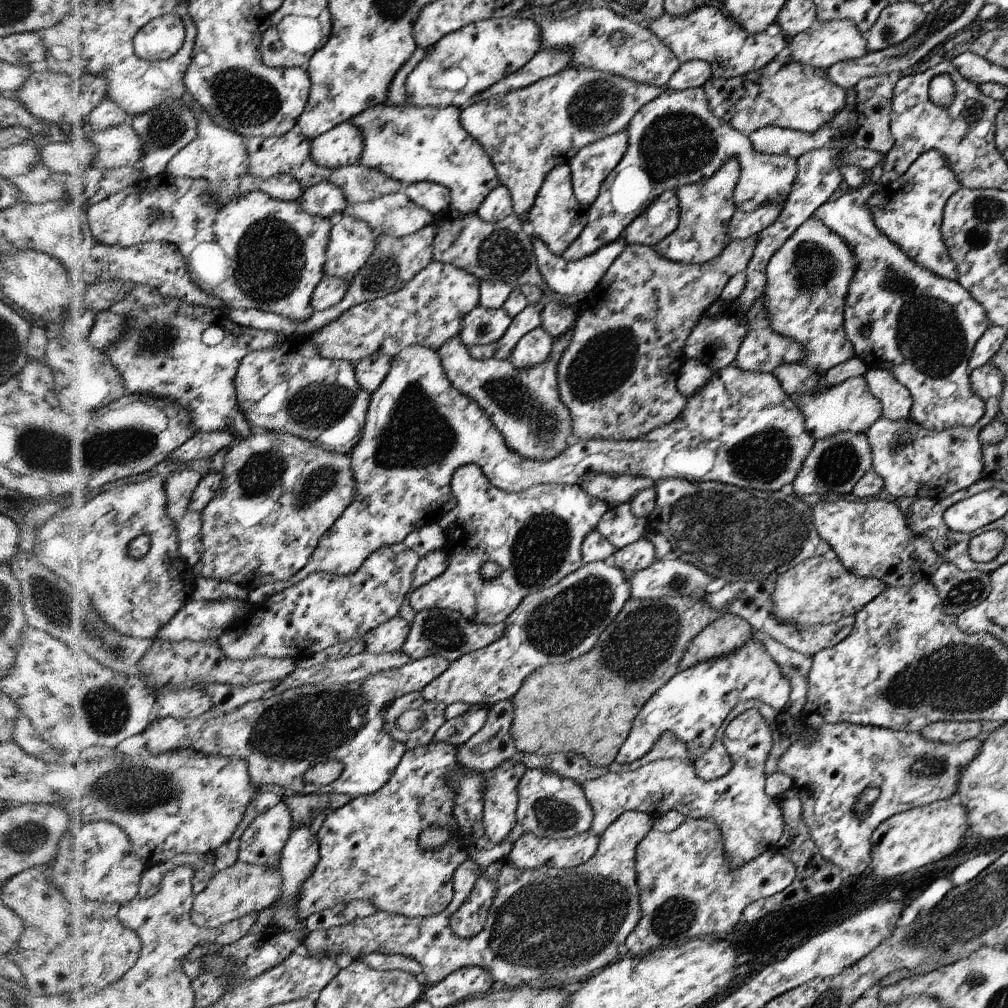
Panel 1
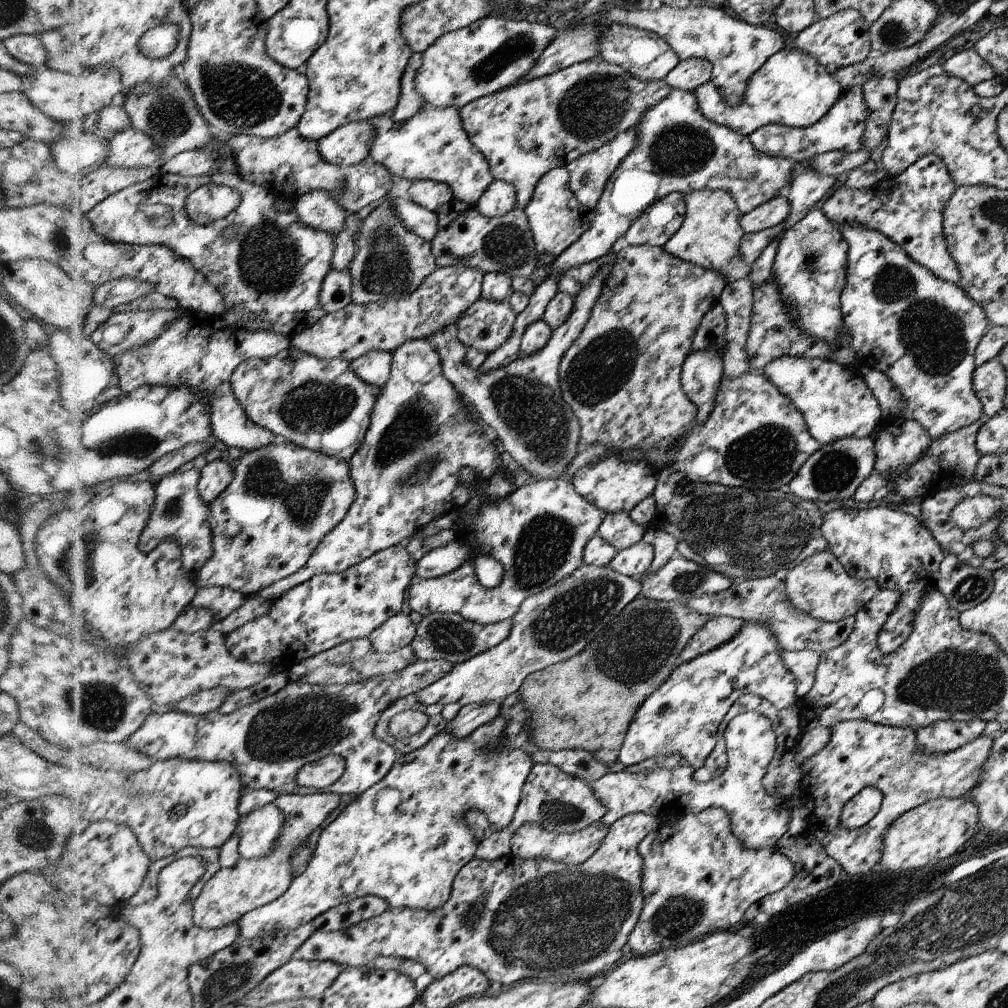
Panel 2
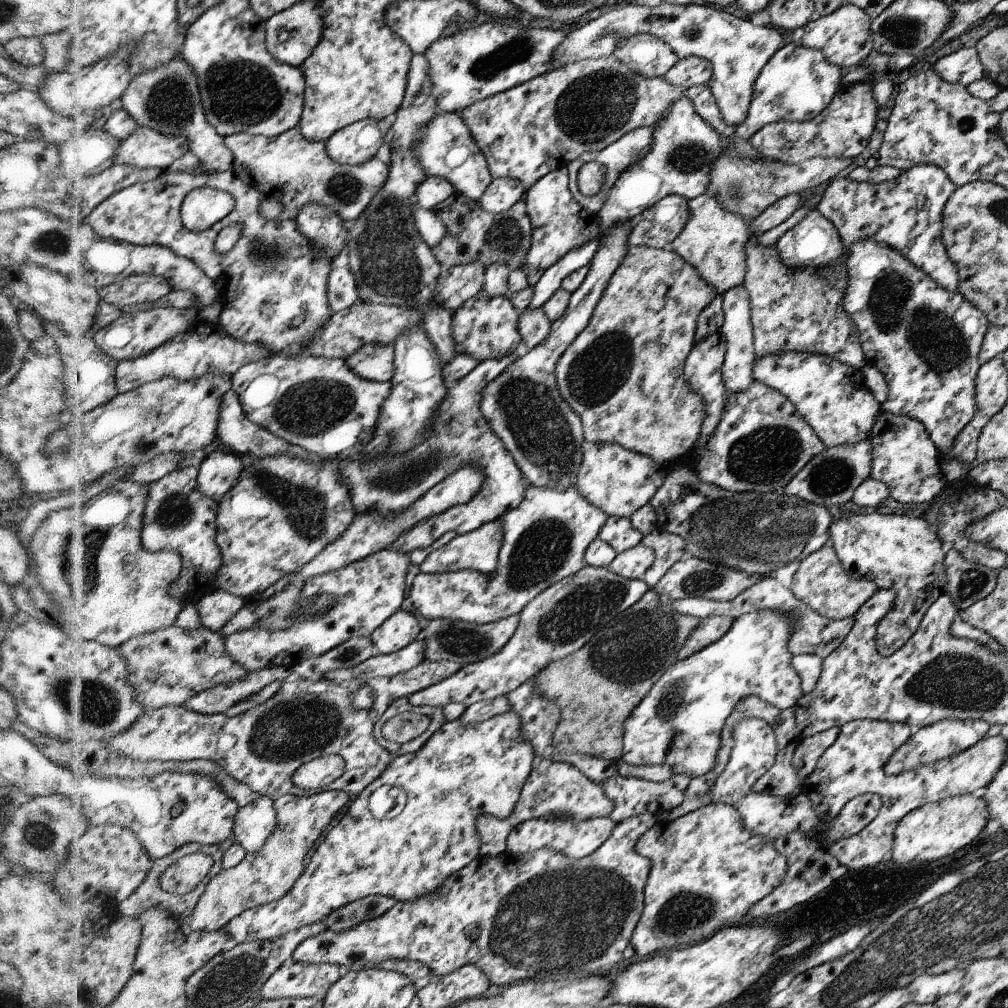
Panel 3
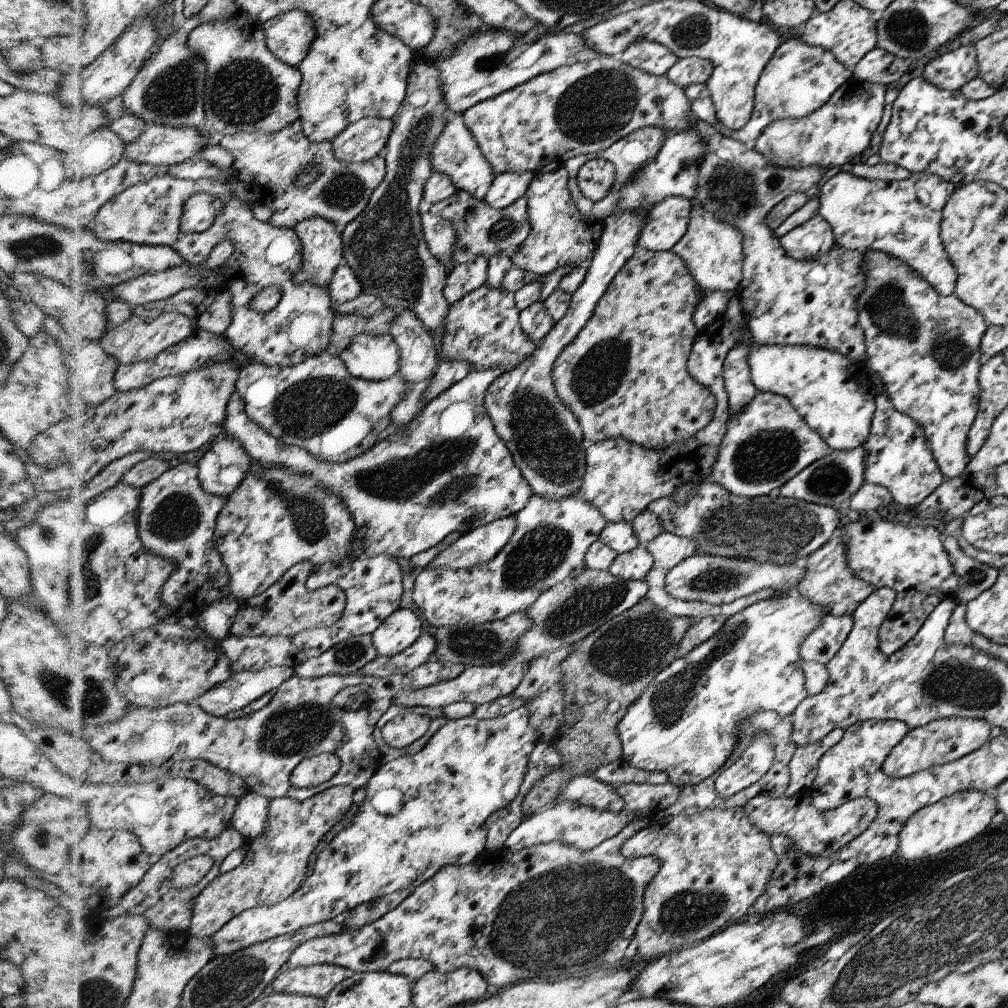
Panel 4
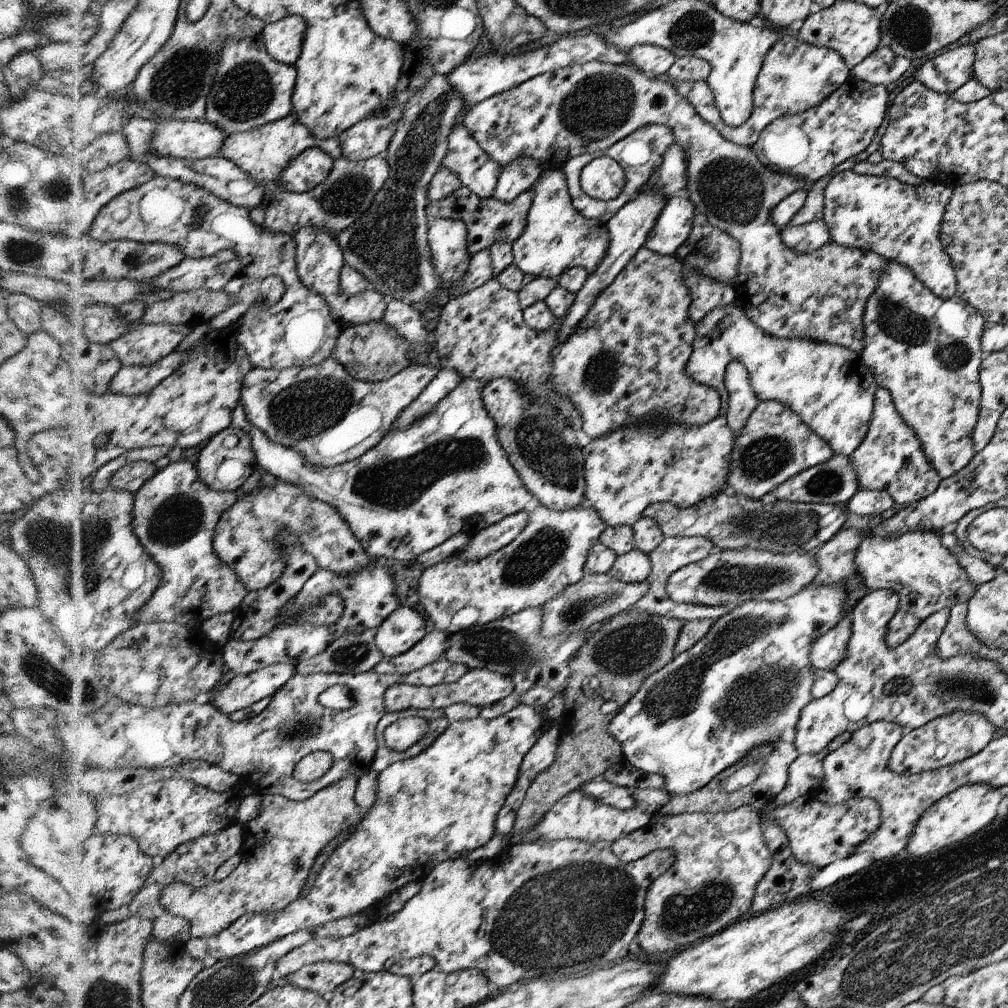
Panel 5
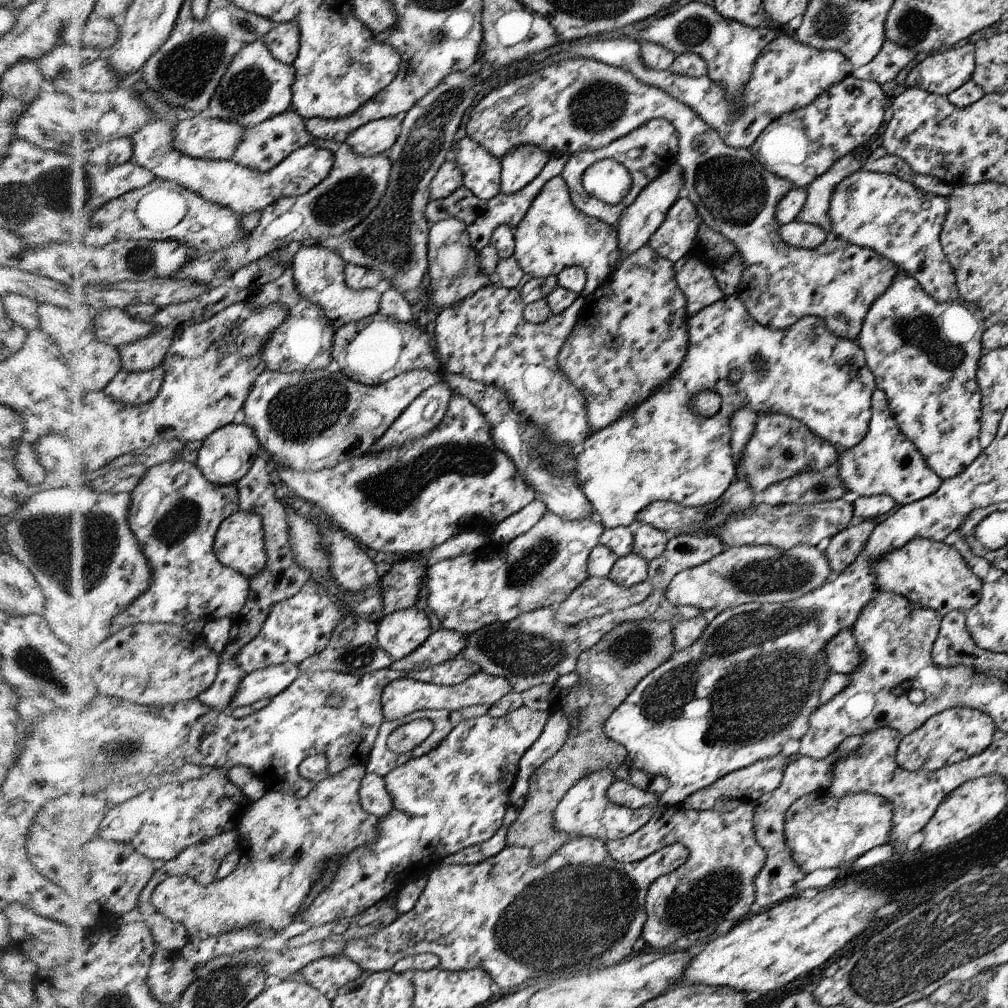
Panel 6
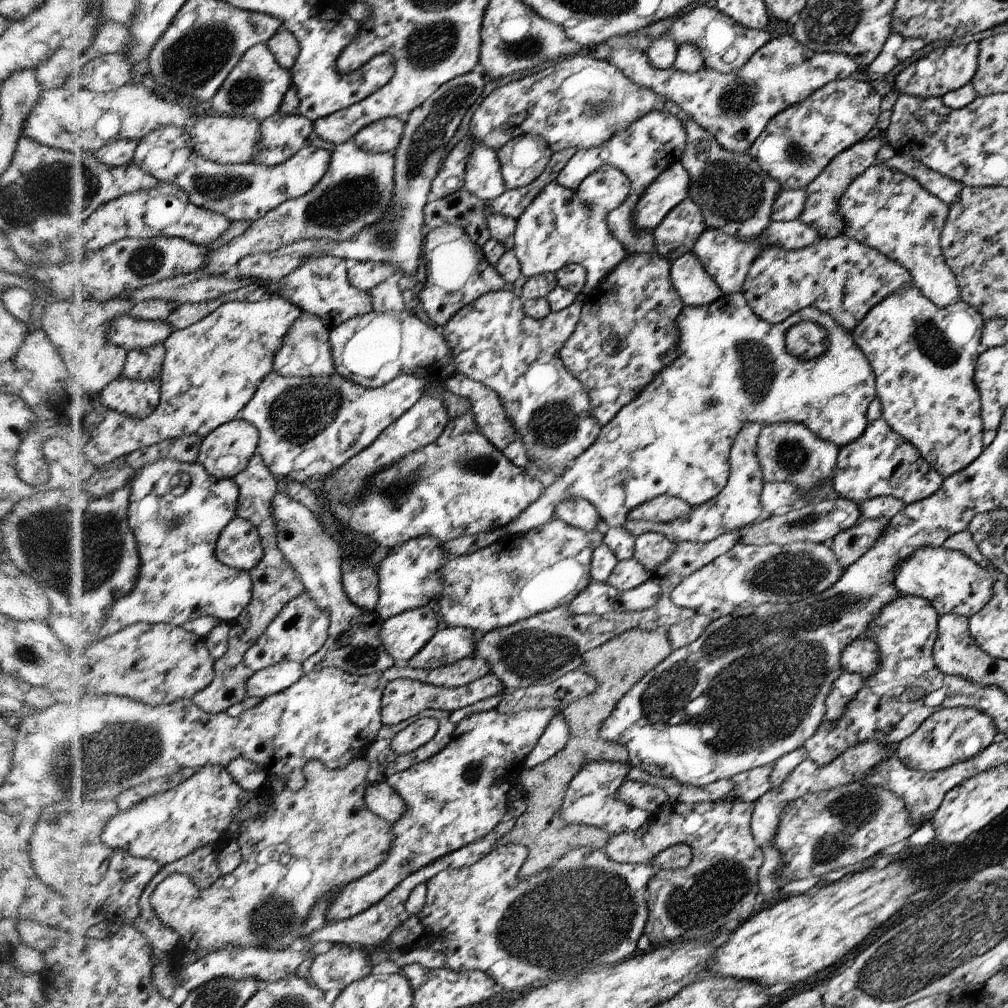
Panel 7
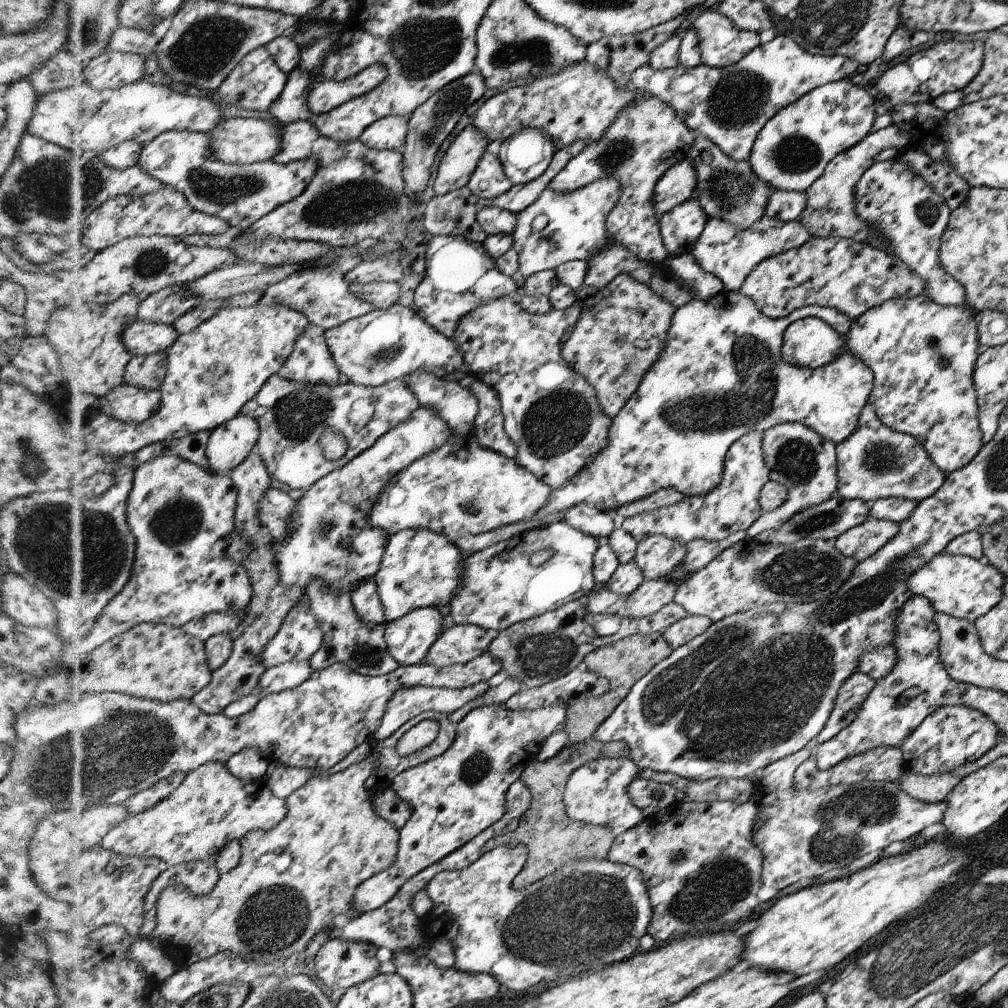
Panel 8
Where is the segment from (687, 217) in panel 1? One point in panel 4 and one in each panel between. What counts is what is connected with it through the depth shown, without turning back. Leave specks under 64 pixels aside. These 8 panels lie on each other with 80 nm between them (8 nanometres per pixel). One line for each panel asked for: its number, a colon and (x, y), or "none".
2: (710, 236)
3: (713, 240)
4: (712, 250)

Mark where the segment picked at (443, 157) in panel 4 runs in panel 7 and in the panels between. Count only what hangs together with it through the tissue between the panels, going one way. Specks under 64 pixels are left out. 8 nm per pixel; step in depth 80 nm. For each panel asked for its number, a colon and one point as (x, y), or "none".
5: (479, 172)
6: (482, 171)
7: (484, 177)

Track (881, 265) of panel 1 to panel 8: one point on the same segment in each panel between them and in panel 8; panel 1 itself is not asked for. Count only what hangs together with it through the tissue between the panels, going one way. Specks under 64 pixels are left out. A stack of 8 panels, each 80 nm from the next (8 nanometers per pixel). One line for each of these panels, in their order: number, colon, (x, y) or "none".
2: (925, 330)
3: (926, 341)
4: (925, 347)
5: (926, 350)
6: (924, 354)
7: (924, 357)
8: (923, 354)

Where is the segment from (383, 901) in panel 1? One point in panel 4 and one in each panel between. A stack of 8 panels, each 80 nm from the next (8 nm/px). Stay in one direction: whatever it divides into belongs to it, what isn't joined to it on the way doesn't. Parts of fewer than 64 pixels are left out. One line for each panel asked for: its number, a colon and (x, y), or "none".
2: (409, 858)
3: (463, 771)
4: (470, 768)

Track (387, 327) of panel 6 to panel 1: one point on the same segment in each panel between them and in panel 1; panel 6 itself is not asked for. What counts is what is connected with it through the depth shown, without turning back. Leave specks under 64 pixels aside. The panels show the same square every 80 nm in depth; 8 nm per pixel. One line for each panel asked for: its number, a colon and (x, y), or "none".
1: (371, 371)
2: (374, 367)
3: (375, 362)
4: (372, 357)
5: (374, 351)

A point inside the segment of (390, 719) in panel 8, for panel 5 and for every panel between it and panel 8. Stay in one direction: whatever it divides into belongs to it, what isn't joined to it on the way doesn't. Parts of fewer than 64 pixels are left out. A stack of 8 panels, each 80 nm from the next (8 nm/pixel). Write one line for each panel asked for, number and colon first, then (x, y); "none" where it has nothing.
5: (480, 687)
6: (405, 695)
7: (405, 699)

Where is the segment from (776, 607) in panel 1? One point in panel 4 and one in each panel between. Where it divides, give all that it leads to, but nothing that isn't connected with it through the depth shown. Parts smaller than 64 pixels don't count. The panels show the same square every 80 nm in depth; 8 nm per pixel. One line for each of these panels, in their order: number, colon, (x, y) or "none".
2: (820, 585)
3: (821, 582)
4: (830, 583)

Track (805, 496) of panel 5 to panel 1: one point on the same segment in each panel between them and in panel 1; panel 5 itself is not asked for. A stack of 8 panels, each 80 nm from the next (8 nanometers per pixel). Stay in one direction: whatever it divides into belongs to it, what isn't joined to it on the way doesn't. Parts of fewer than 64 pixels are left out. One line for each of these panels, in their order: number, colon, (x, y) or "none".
1: (836, 465)
2: (835, 471)
3: (832, 477)
4: (833, 480)

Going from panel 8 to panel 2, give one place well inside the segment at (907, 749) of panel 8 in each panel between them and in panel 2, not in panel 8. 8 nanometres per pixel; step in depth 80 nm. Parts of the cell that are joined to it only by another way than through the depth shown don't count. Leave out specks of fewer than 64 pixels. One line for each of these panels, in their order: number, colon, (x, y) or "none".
2: (946, 736)
3: (949, 737)
4: (941, 741)
5: (948, 739)
6: (955, 734)
7: (952, 735)

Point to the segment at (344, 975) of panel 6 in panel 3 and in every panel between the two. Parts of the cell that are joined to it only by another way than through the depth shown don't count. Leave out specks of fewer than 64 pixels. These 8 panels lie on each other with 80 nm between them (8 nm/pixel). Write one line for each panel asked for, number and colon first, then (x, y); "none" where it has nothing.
3: (295, 980)
4: (317, 980)
5: (323, 977)

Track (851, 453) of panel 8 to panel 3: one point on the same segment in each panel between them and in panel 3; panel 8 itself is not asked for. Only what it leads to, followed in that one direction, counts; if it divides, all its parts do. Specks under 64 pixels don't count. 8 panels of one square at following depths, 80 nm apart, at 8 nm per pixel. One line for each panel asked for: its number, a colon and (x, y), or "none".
3: (906, 459)
4: (900, 459)
5: (890, 458)
6: (886, 462)
7: (880, 462)

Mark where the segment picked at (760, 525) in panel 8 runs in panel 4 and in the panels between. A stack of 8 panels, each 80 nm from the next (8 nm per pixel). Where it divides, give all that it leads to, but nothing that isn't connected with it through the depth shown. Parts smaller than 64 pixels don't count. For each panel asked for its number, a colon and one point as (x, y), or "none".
4: (767, 444)
5: (777, 444)
6: (782, 447)
7: (790, 452)

